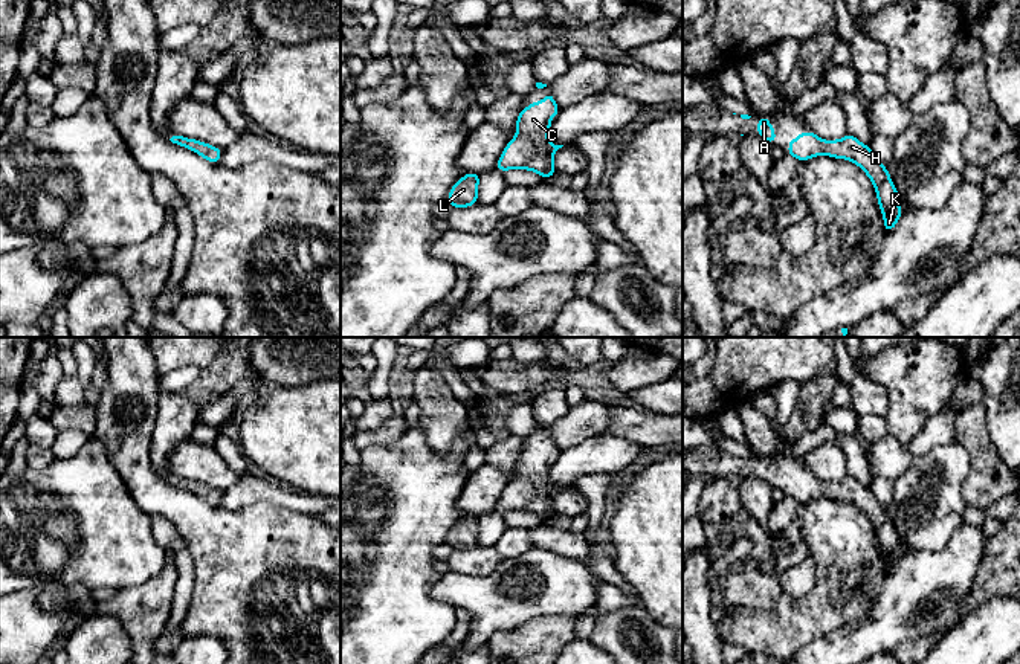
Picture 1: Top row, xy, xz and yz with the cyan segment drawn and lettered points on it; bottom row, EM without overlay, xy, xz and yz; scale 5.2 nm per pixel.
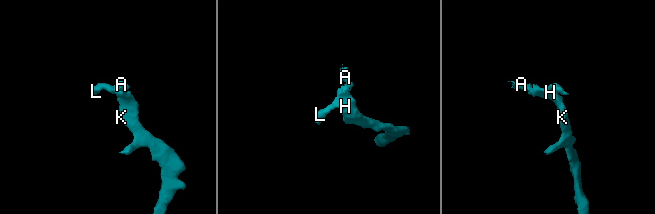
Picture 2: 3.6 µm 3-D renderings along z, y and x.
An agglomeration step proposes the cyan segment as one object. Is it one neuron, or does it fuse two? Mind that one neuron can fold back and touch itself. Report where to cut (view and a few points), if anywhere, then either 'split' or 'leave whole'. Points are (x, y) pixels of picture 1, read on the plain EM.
no cut; leave whole

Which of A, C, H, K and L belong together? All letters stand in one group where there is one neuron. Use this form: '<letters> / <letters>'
A C H K L

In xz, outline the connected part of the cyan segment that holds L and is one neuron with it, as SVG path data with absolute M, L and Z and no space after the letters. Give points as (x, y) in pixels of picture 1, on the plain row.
M467 514L449 533L447 543L457 550L467 550L478 545L478 514Z

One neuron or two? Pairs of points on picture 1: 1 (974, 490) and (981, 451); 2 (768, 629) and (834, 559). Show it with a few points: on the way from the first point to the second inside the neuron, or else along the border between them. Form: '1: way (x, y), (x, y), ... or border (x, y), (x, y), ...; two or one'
1: way (981, 481), (981, 460); one
2: way (790, 626), (829, 586), (829, 580); one

